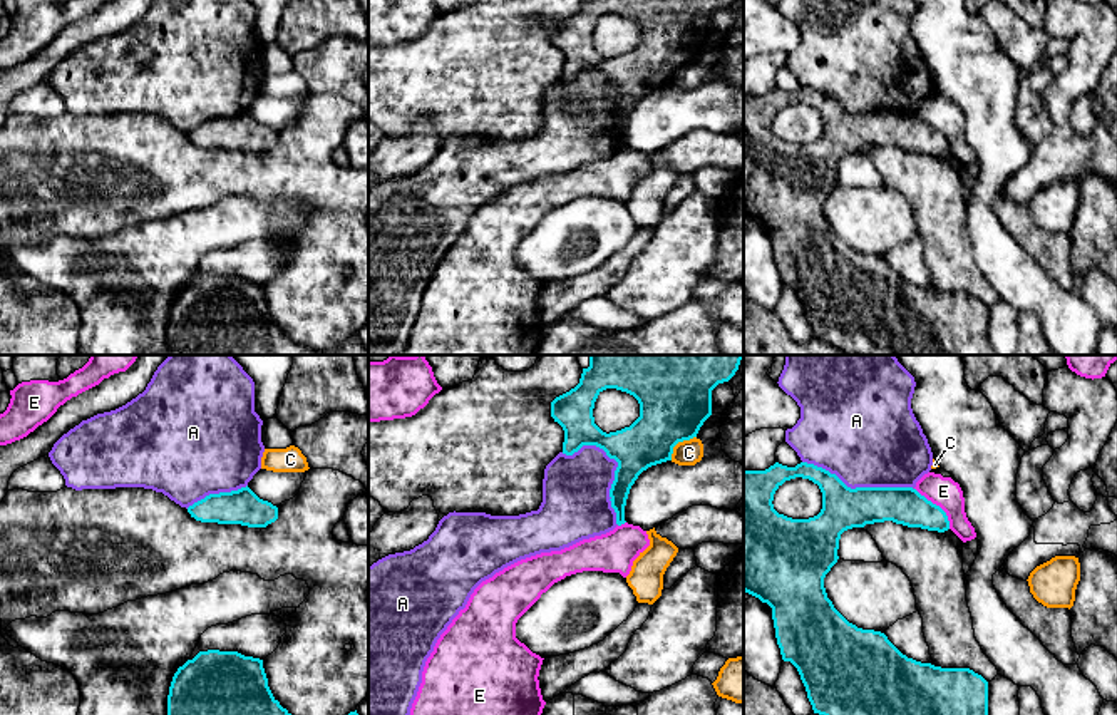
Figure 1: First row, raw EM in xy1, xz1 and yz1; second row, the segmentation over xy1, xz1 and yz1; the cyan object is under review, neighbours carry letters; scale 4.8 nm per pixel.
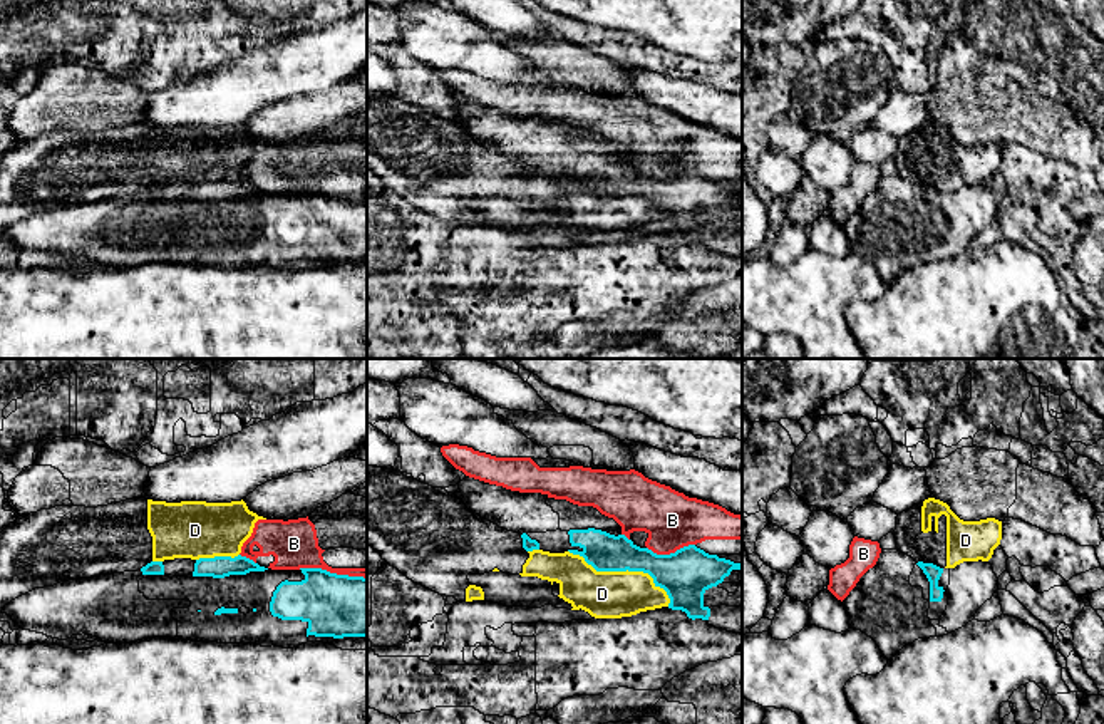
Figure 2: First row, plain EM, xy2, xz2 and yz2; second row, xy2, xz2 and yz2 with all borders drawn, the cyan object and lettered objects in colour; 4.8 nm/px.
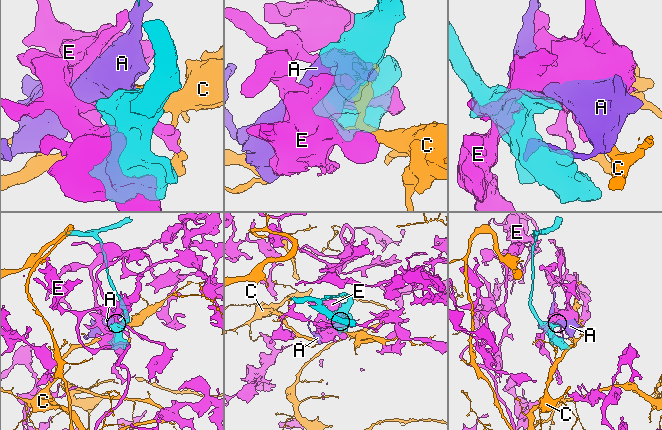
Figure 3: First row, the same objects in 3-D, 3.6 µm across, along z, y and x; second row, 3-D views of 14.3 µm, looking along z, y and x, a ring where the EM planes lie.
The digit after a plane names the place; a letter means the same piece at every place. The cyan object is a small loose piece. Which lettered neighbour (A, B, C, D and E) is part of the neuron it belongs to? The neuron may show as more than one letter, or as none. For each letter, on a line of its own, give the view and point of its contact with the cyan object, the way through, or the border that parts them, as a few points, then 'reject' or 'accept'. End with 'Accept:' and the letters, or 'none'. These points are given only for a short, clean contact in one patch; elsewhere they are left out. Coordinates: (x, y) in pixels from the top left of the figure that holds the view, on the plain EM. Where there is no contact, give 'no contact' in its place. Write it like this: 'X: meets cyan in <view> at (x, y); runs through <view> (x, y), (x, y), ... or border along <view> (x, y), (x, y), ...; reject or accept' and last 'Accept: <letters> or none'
A: meets cyan in xz1 at (618, 91); reject
B: meets cyan in xy2 at (332, 198); reject
C: meets cyan in xz1 at (679, 66); border along xz1 (695, 61), (680, 66), (674, 72), (670, 84); reject
D: meets cyan in xz2 at (625, 195); reject
E: meets cyan in yz1 at (938, 131); reject
Accept: none

